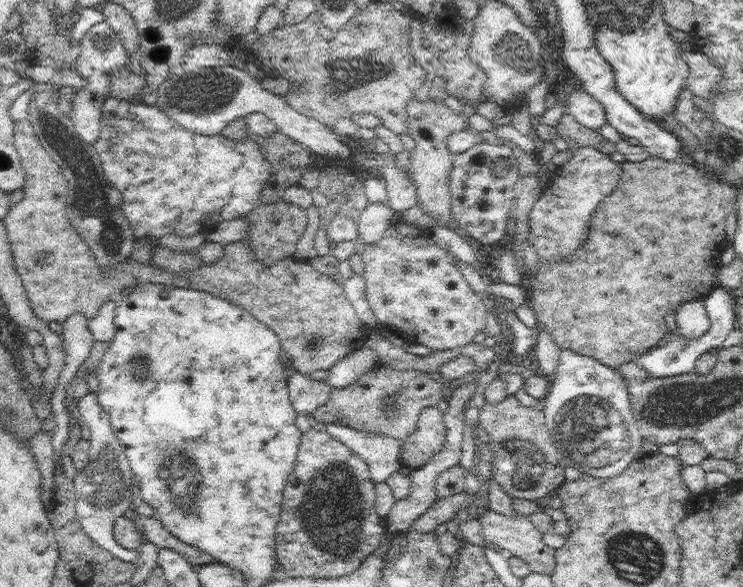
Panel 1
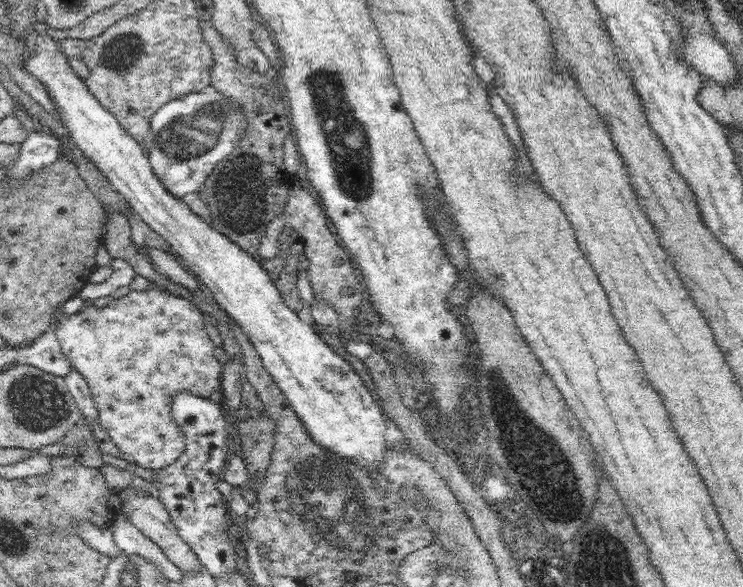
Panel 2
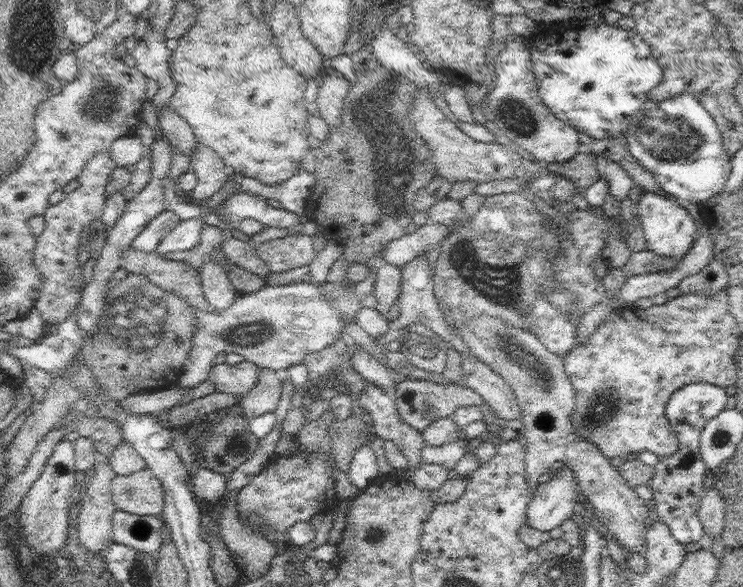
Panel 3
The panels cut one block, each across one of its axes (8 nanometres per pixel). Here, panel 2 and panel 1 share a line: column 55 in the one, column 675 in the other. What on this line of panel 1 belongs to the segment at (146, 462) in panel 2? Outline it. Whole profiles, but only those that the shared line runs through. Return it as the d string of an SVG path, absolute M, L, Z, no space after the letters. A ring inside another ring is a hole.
M702 300L682 303L675 313L675 320L678 328L674 334L685 340L695 340L703 336L712 322Z

